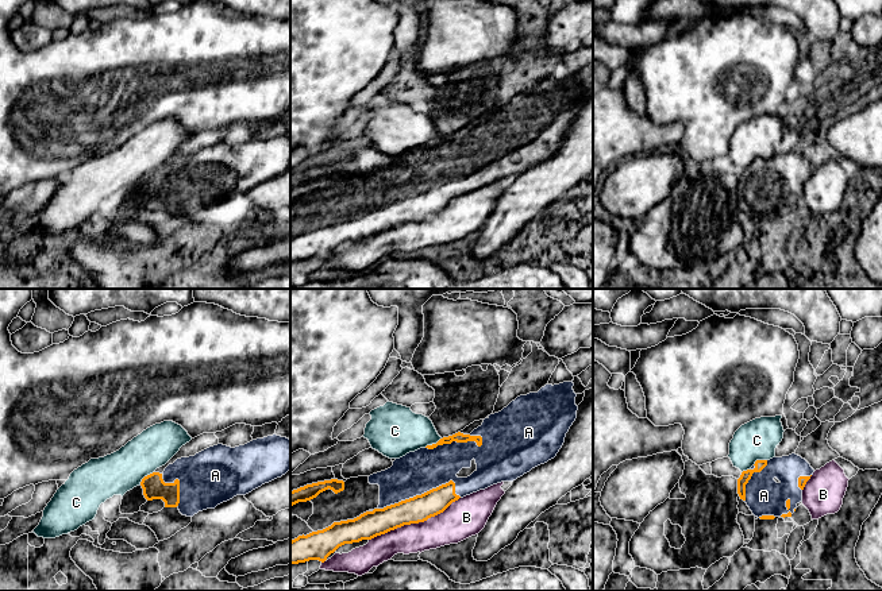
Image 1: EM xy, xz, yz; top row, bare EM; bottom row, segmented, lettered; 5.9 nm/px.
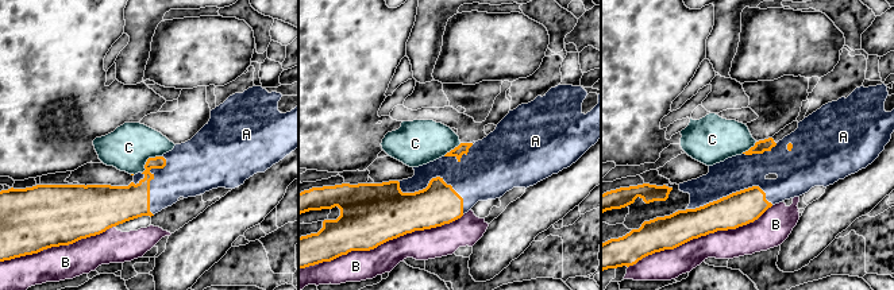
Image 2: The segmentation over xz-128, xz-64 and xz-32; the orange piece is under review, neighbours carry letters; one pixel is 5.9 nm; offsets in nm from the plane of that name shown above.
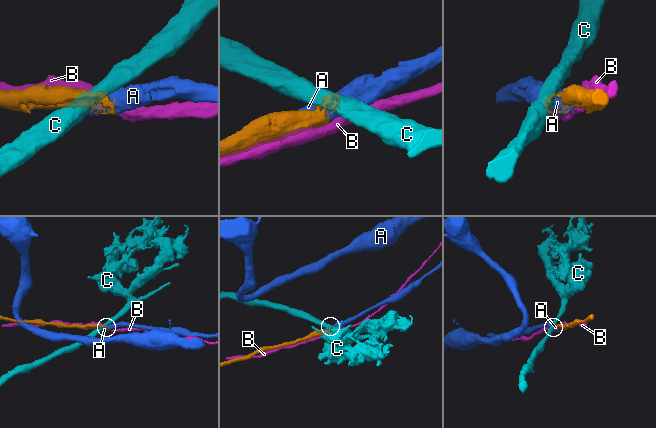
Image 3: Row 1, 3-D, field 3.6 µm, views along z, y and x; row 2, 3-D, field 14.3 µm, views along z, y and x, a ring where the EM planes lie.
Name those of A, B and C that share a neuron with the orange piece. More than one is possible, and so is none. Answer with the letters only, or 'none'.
A

